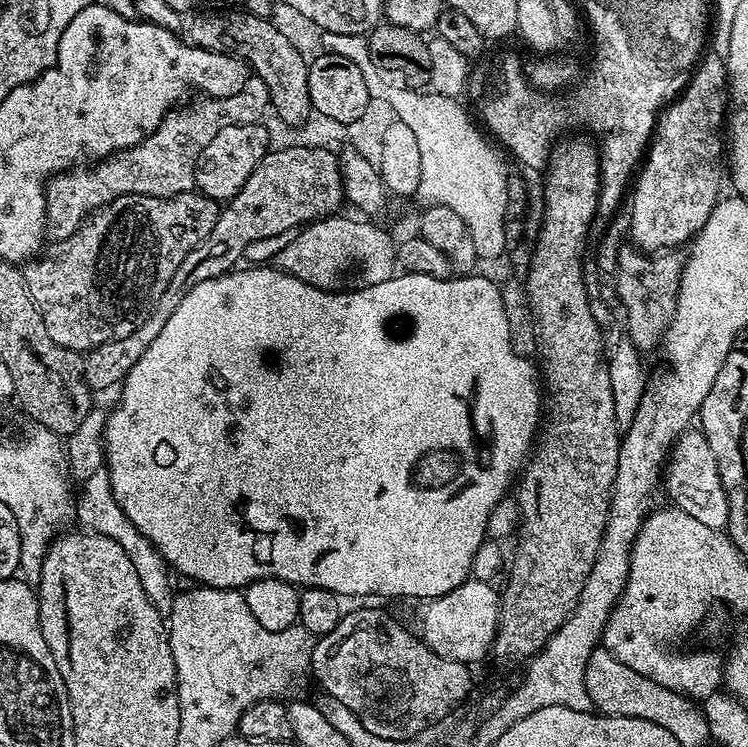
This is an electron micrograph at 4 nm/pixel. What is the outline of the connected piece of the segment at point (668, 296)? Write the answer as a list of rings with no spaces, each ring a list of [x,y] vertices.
[[[635,246],[627,247],[619,249],[614,275],[616,296],[624,307],[624,320],[628,323],[627,339],[635,348],[644,344],[640,352],[648,354],[661,343],[664,331],[668,329],[668,323],[672,320],[686,256],[680,250],[649,254]]]

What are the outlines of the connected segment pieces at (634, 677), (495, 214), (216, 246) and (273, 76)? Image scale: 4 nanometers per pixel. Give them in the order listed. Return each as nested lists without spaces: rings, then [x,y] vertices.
[[[597,646],[590,654],[590,662],[586,662],[586,694],[590,694],[593,709],[601,716],[621,716],[622,718],[646,718],[646,722],[660,720],[658,726],[668,720],[668,704],[664,704],[664,686],[656,688],[657,682],[650,682],[638,670],[630,670],[614,654],[610,654],[602,646]]]
[[[422,90],[415,96],[413,132],[418,138],[422,160],[418,196],[424,202],[450,206],[466,222],[466,230],[474,238],[474,248],[491,255],[500,251],[500,216],[504,208],[504,173],[500,165],[506,160],[495,147],[488,145],[485,133],[472,125],[460,103],[459,99],[451,100],[431,90]]]
[[[292,144],[289,148],[268,151],[258,162],[254,174],[246,178],[246,186],[234,194],[234,198],[221,207],[218,222],[214,222],[214,230],[206,234],[204,241],[182,262],[180,272],[186,274],[191,268],[196,268],[196,280],[212,280],[231,272],[241,263],[240,255],[247,253],[258,238],[274,238],[283,232],[291,233],[301,226],[314,220],[323,220],[329,214],[341,211],[340,203],[345,203],[344,182],[340,175],[340,162],[337,153],[328,148],[311,148],[308,144]]]
[[[241,8],[208,12],[196,17],[190,28],[189,41],[211,52],[225,52],[237,56],[255,75],[266,82],[271,111],[280,115],[284,124],[300,124],[313,115],[308,82],[309,61],[270,18],[258,18]]]

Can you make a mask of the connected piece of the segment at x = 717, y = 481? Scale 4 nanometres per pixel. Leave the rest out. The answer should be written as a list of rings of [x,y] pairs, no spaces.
[[[699,430],[683,432],[679,440],[672,445],[670,455],[666,460],[666,471],[662,476],[662,484],[663,487],[668,487],[668,496],[672,499],[669,501],[675,507],[686,510],[686,514],[690,514],[690,518],[698,518],[698,522],[704,523],[708,528],[727,529],[728,499],[726,498],[726,490],[722,486],[722,478],[718,474],[718,462],[714,458],[703,432]]]

